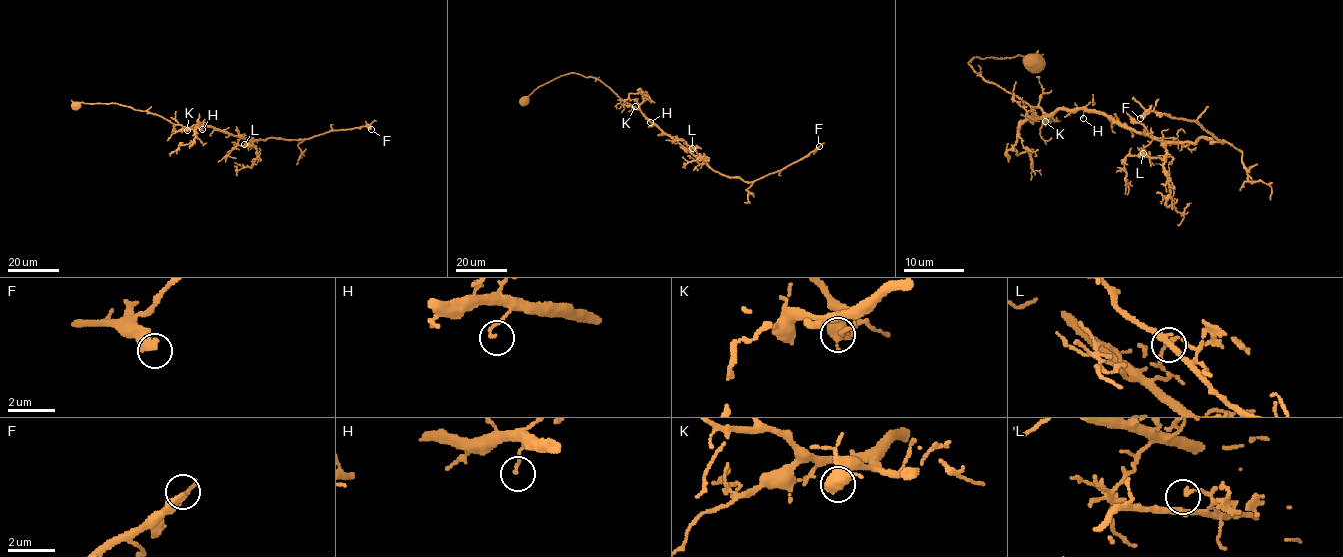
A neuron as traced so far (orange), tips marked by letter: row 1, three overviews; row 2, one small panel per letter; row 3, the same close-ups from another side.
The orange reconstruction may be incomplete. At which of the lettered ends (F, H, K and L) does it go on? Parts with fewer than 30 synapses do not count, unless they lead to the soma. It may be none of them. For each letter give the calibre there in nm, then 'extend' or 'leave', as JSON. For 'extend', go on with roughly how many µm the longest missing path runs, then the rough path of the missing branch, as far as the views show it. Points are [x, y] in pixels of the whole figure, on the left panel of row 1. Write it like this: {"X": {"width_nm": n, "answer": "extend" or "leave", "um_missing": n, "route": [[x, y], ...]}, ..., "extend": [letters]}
{"F": {"width_nm": 420, "answer": "extend", "um_missing": 15, "route": [[371, 129], [387, 130], [377, 147]]}, "H": {"width_nm": 120, "answer": "leave"}, "K": {"width_nm": 130, "answer": "leave"}, "L": {"width_nm": 140, "answer": "leave"}, "extend": ["F"]}

